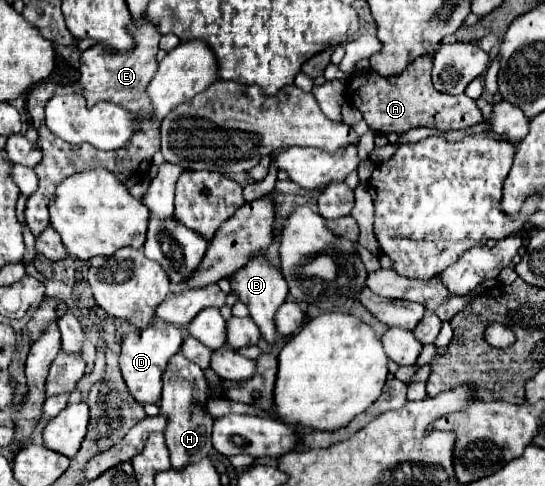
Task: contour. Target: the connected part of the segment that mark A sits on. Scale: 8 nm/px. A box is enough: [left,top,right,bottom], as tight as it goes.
[347,56,483,134]

